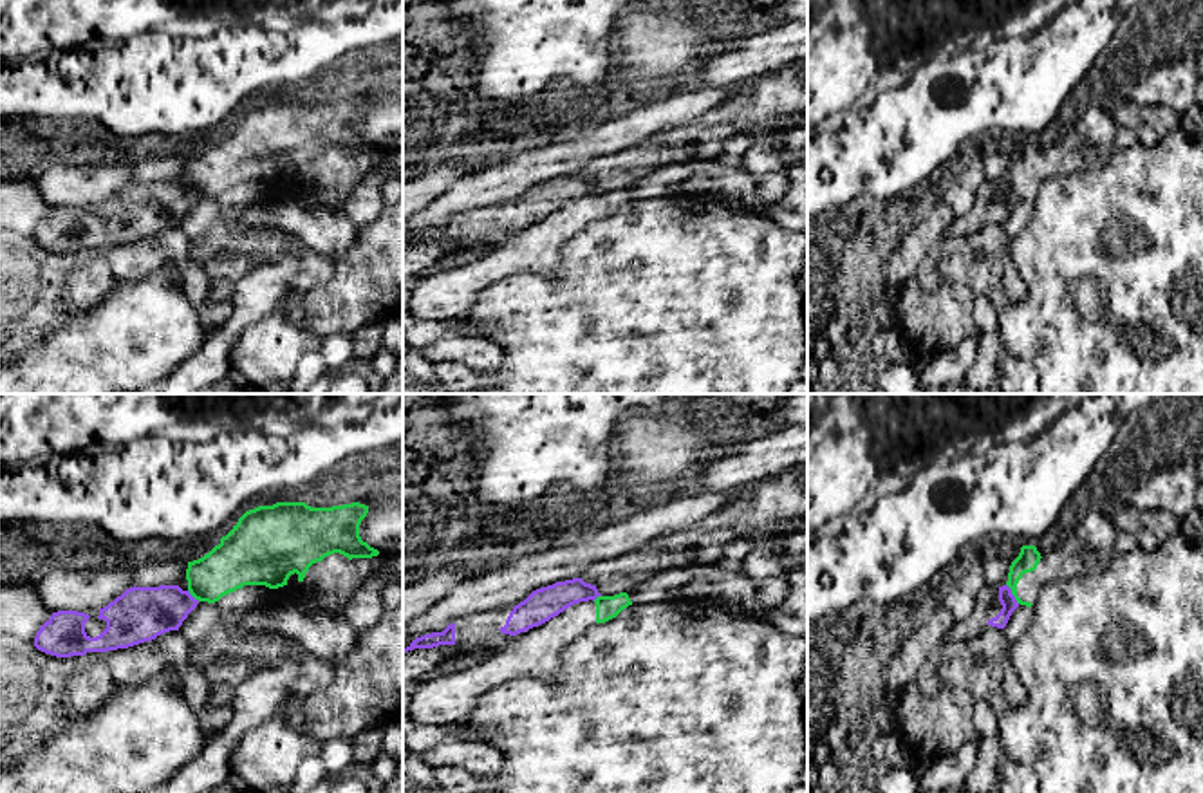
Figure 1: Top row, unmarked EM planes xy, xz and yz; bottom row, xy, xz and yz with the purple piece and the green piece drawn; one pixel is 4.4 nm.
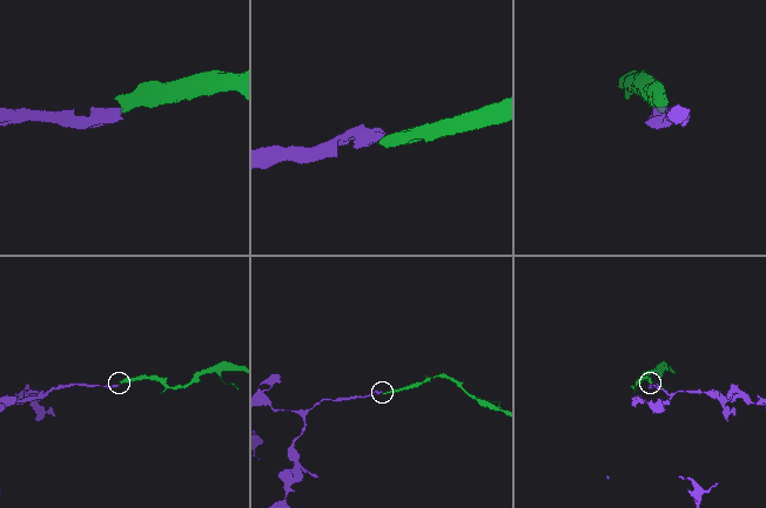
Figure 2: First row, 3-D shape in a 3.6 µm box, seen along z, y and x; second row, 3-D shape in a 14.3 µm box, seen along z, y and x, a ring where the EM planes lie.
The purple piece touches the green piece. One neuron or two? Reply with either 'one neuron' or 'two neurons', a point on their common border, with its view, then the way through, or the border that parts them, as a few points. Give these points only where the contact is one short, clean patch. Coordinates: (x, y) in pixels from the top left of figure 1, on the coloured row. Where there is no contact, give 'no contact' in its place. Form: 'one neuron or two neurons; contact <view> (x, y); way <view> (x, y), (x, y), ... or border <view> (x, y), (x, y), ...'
two neurons; contact yz (1012, 595); border yz (1007, 584), (1017, 604)

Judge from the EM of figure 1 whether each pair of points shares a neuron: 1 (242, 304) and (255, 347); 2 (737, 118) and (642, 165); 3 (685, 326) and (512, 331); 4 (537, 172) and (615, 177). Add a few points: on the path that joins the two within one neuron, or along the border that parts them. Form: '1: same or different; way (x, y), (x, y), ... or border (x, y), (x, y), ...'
1: different; border (282, 297), (239, 336), (230, 362)
2: same; way (712, 130), (705, 136), (662, 139)
3: same; way (642, 327), (627, 331), (555, 331)
4: different; border (642, 143), (602, 159)

